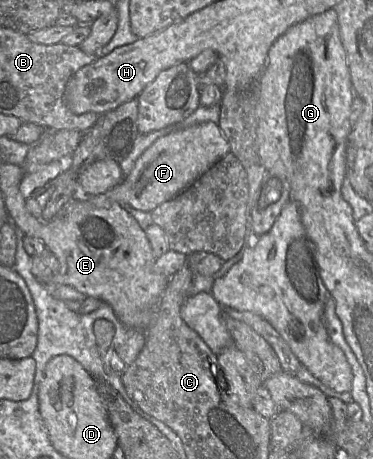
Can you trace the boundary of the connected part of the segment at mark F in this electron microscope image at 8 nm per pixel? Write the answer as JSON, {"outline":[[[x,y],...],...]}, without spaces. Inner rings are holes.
{"outline":[[[203,122],[193,125],[184,130],[170,133],[158,138],[136,160],[135,165],[128,177],[110,191],[104,194],[88,196],[83,201],[89,202],[96,208],[109,208],[112,204],[128,204],[131,207],[152,212],[160,204],[173,199],[189,188],[201,175],[208,171],[215,163],[230,152],[230,145],[219,126],[213,122]]]}

